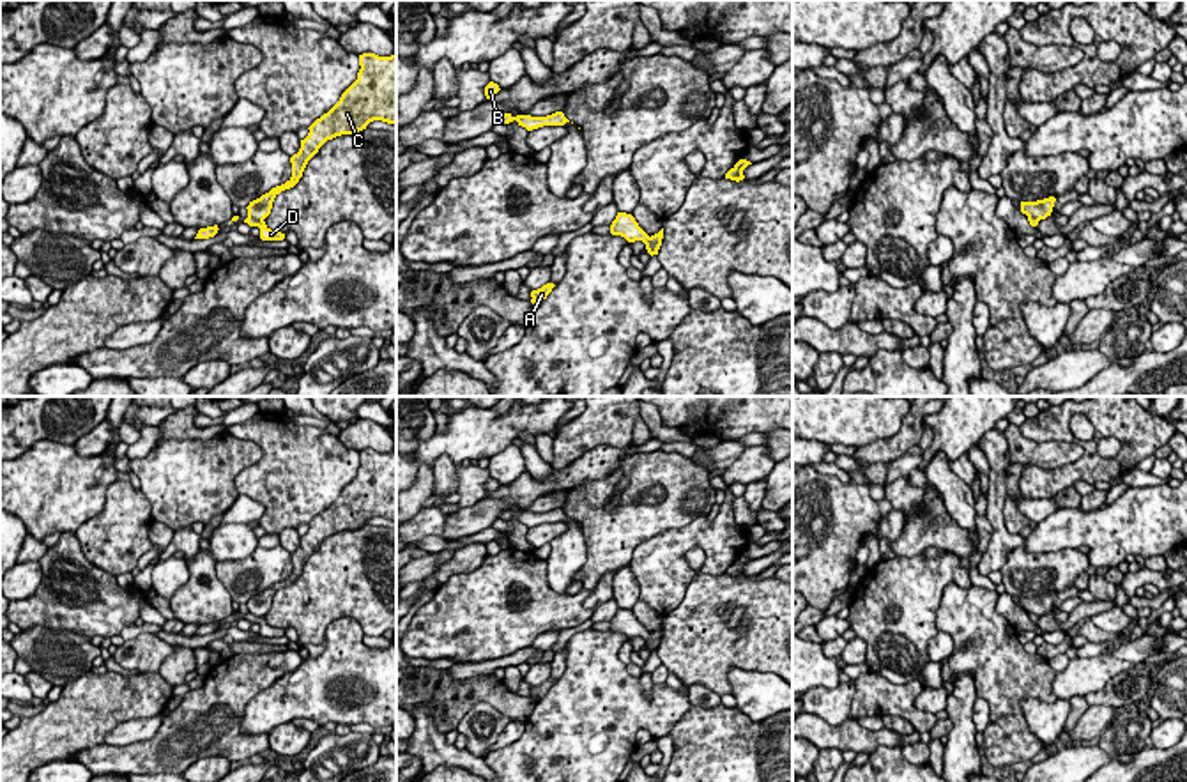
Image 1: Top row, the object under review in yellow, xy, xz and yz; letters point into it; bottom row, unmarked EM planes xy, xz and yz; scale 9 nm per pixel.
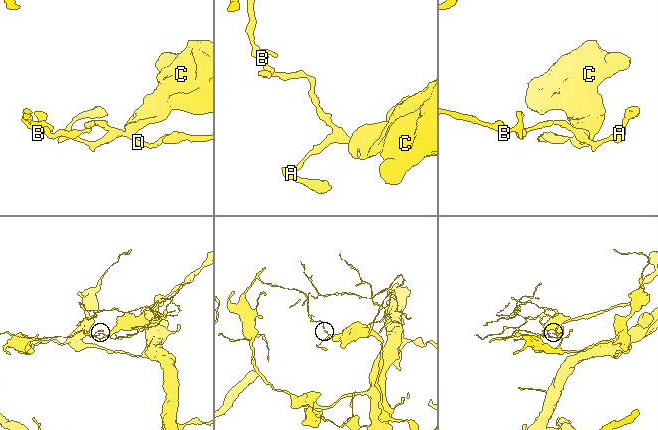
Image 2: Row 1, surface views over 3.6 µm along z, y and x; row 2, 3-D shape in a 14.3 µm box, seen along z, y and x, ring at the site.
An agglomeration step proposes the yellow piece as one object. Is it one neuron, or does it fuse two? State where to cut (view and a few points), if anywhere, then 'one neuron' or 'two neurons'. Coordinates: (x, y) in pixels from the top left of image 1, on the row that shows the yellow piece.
cut in xy along (248, 214), (262, 222); two neurons

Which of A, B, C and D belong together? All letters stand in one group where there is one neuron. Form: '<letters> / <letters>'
A B D / C

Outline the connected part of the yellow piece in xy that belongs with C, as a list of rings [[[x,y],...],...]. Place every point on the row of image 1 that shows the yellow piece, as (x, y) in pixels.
[[[363,53],[359,65],[357,80],[308,127],[310,133],[301,140],[299,152],[290,157],[292,177],[249,202],[246,207],[249,218],[264,221],[271,214],[274,198],[299,182],[308,161],[327,140],[359,133],[373,120],[396,126],[396,53],[391,57]]]

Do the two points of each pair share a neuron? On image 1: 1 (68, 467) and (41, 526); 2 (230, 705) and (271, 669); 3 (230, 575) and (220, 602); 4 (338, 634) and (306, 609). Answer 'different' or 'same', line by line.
1: same
2: same
3: different
4: different

